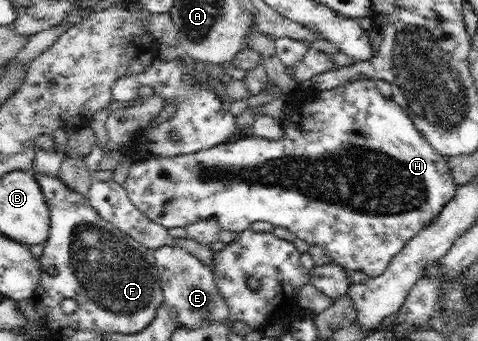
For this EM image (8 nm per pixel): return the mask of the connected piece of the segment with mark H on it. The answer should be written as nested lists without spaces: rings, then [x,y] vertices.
[[[360,77],[349,80],[347,84],[340,85],[325,91],[313,90],[308,96],[303,96],[296,104],[291,101],[289,110],[283,119],[283,137],[281,139],[269,140],[259,136],[240,136],[233,140],[206,150],[199,150],[195,153],[181,154],[175,157],[151,157],[145,161],[135,161],[129,169],[129,174],[123,184],[127,190],[131,203],[147,215],[148,219],[158,225],[164,226],[167,230],[171,228],[187,228],[197,220],[215,219],[222,230],[237,232],[251,228],[251,224],[256,221],[268,221],[274,227],[287,228],[299,239],[312,245],[323,246],[333,261],[343,268],[362,271],[371,278],[381,275],[389,263],[405,249],[405,245],[415,238],[421,231],[431,225],[433,220],[437,220],[439,212],[449,203],[455,195],[456,183],[453,181],[451,170],[449,169],[447,157],[439,155],[431,144],[423,137],[423,134],[415,127],[406,111],[392,98],[381,94],[377,90],[377,78]]]

